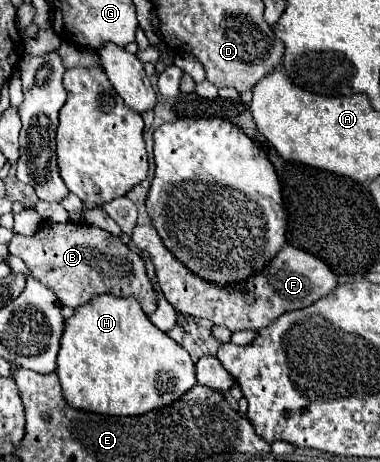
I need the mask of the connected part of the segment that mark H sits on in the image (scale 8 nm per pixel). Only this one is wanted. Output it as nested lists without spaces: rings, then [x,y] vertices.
[[[109,294],[79,306],[65,322],[65,334],[61,336],[61,350],[57,356],[57,378],[63,398],[71,408],[107,416],[141,416],[165,408],[197,384],[189,352],[151,324],[137,300],[113,298]]]

